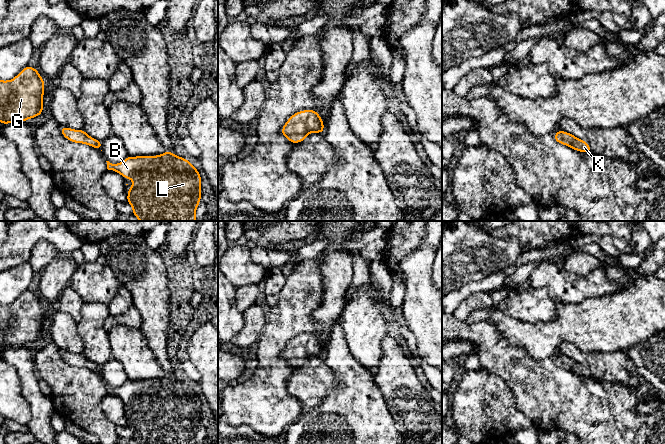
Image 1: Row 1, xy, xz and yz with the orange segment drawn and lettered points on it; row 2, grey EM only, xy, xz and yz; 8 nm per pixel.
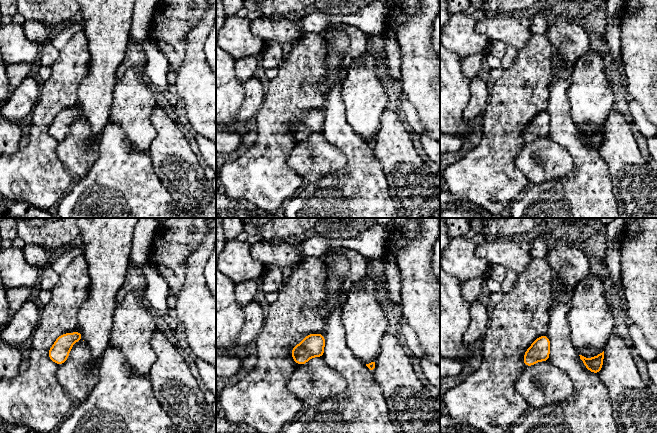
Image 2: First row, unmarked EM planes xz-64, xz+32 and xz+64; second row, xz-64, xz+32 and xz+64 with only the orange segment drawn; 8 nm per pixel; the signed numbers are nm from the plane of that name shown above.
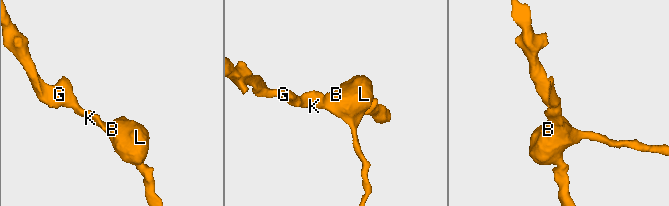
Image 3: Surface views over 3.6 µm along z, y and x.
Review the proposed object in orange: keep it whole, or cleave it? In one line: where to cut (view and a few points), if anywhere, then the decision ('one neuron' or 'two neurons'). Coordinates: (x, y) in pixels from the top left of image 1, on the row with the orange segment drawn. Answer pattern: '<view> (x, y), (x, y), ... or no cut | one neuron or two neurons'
no cut | one neuron

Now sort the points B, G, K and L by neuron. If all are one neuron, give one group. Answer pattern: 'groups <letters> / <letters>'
groups B G K L

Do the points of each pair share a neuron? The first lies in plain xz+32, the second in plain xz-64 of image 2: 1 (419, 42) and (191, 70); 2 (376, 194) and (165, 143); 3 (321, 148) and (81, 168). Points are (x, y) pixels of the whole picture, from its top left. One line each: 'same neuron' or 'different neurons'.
1: same neuron
2: different neurons
3: same neuron

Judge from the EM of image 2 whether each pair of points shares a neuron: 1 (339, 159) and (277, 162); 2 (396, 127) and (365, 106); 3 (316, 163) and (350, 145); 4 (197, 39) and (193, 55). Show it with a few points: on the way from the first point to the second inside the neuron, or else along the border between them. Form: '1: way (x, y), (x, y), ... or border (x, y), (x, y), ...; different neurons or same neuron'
1: border (297, 141), (287, 159), (287, 164), (303, 179); different neurons
2: border (386, 109), (381, 115), (380, 128), (375, 138); different neurons
3: border (322, 134), (345, 157), (345, 164), (333, 173); different neurons
4: way (194, 43), (194, 51); same neuron

